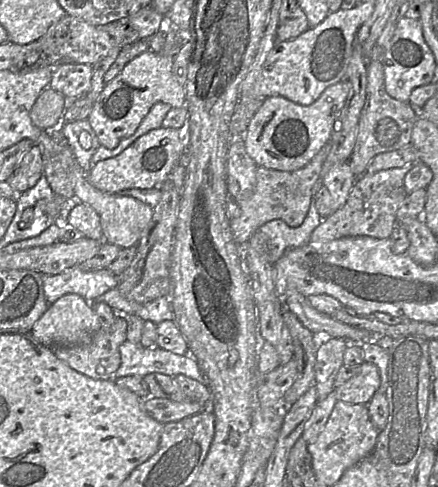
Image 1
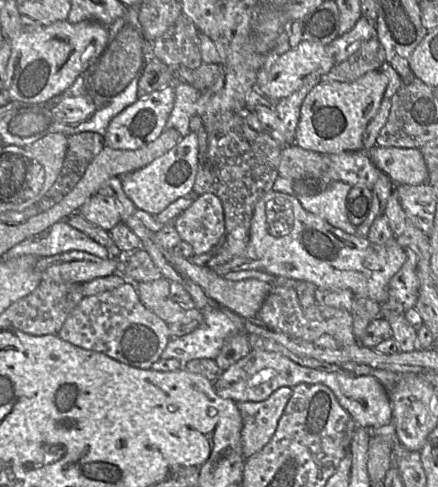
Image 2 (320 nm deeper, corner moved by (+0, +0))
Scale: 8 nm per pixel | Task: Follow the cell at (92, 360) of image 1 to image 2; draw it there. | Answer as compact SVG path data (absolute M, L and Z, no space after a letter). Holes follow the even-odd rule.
M127 283L84 297L69 314L58 336L75 346L104 353L129 366L148 369L161 359L171 339L168 328L168 323L143 305L136 287Z

